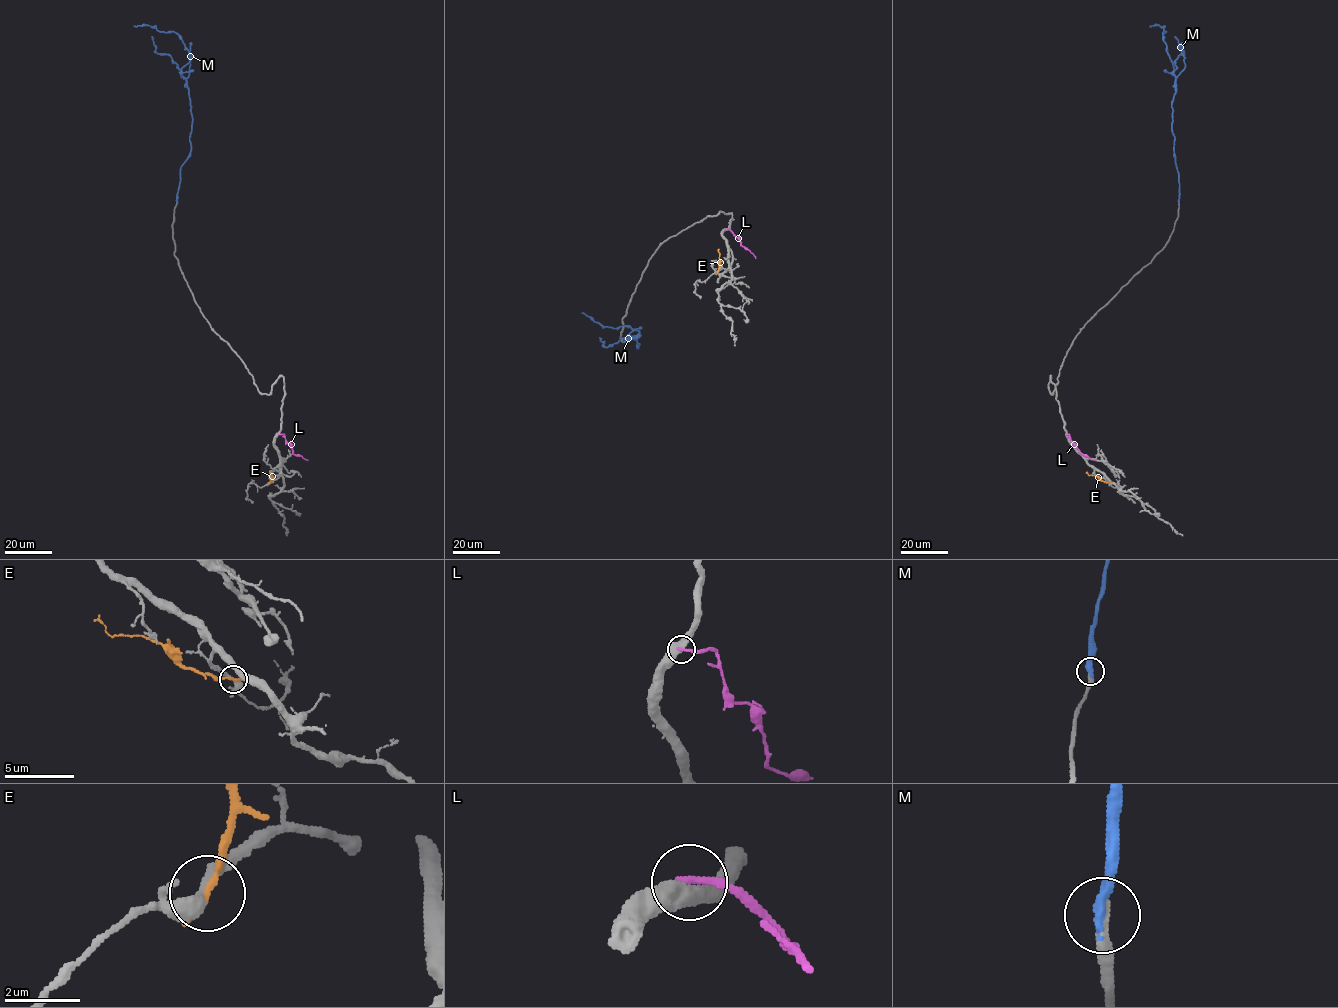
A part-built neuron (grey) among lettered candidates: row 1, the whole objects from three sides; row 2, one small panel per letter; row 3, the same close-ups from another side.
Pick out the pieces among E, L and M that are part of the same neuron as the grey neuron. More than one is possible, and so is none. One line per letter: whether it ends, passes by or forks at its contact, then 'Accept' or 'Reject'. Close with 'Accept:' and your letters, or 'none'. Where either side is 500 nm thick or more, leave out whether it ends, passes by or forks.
E: It ends there. Reject
L: Reject
M: It ends there. Accept
Accept: M

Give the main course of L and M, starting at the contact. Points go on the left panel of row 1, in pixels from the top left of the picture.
L: (278, 434), (284, 435), (293, 454), (307, 460)
M: (177, 201), (180, 169), (191, 150), (192, 116), (181, 69), (191, 54), (174, 32), (134, 26)

